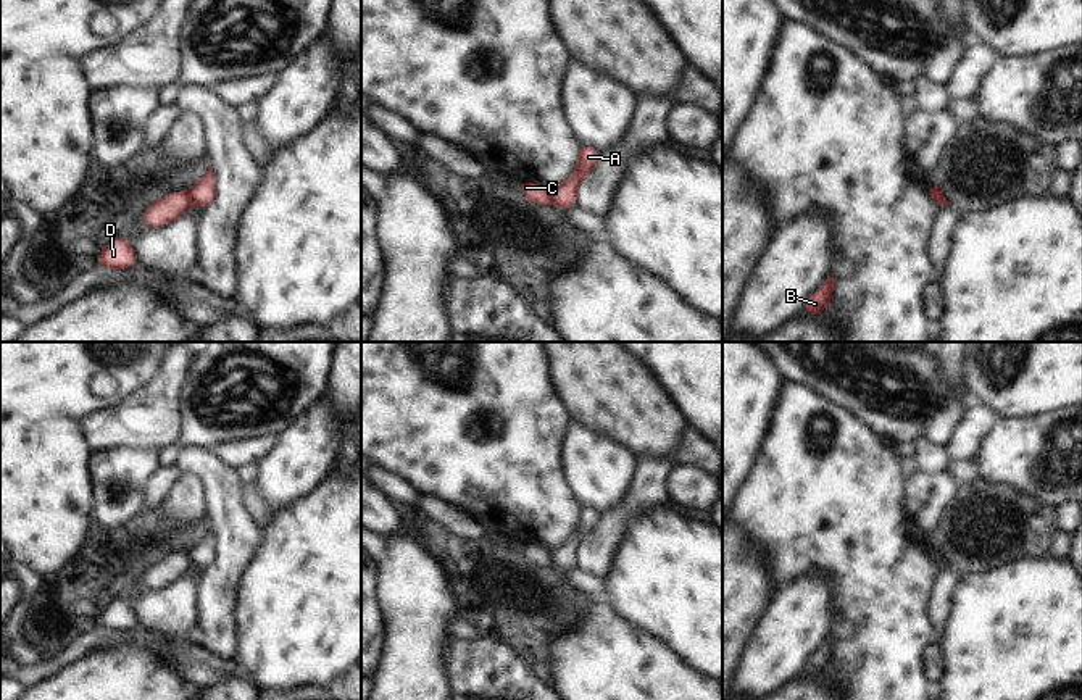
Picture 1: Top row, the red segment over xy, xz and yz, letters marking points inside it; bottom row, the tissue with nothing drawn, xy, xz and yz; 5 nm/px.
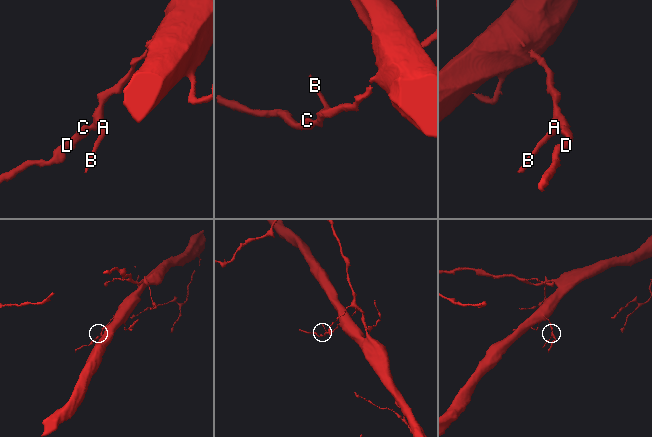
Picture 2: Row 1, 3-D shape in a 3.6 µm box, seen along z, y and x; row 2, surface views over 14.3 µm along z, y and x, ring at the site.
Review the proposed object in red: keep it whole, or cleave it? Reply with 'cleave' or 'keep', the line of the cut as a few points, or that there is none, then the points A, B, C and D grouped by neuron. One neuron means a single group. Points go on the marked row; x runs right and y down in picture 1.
cleave; cut in xz along (549, 191), (552, 202); A B / C D

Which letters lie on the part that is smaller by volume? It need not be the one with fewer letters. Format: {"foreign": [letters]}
{"foreign": ["C", "D"]}

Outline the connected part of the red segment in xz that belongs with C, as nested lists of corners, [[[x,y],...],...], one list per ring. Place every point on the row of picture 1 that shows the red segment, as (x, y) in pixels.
[[[524,181],[521,184],[516,185],[521,194],[524,195],[526,200],[545,206],[548,203],[551,203],[551,195],[550,190],[547,187],[542,187],[535,182],[531,181]]]

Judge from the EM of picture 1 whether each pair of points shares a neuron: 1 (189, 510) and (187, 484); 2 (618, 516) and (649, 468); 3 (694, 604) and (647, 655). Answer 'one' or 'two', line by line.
1: one
2: one
3: two

